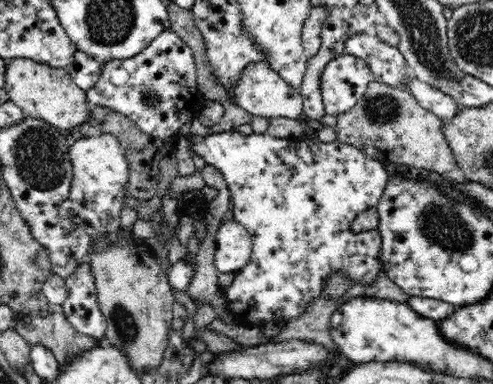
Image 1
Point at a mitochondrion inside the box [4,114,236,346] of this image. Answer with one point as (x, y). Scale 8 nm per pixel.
(38, 153)

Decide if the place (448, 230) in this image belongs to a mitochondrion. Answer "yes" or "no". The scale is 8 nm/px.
yes

